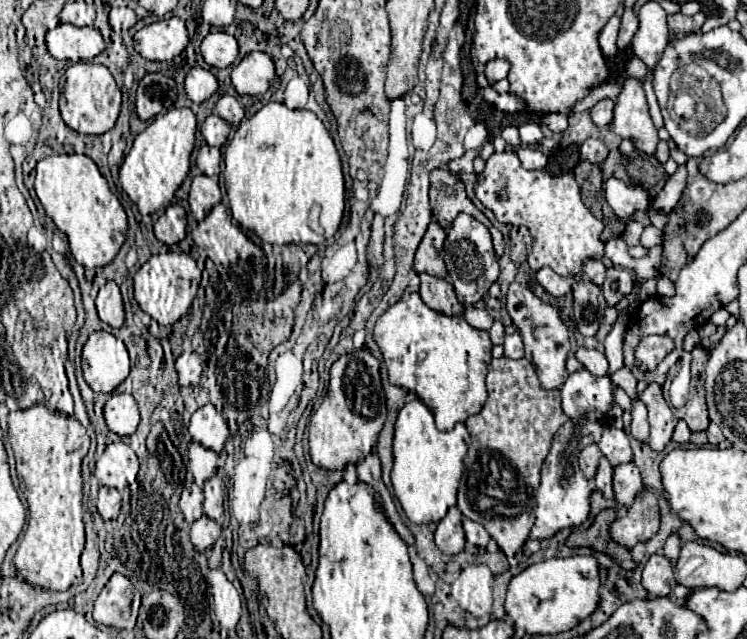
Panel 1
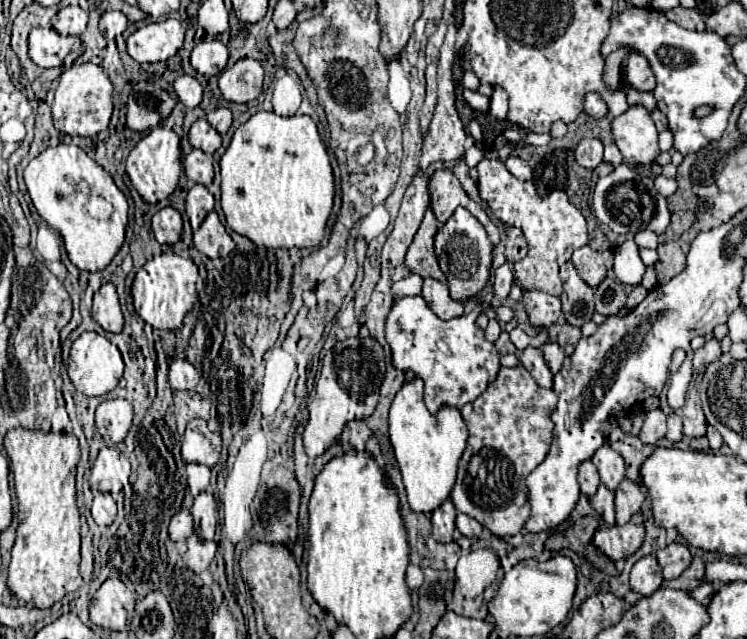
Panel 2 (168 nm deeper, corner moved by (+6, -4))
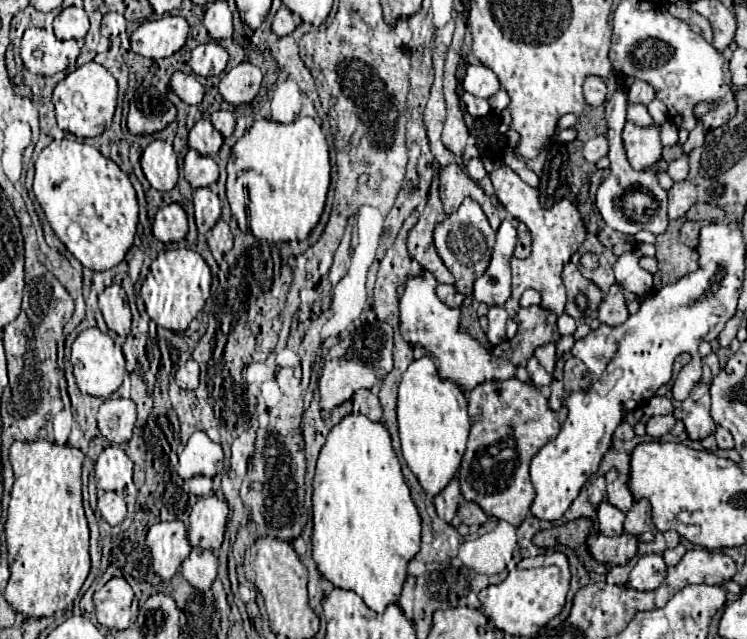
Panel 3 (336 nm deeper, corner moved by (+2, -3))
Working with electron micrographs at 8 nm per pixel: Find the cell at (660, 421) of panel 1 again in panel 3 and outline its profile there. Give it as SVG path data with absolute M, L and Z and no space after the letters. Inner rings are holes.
M652 416L646 424L646 434L652 438L660 438L672 430L674 422L676 422L674 416Z

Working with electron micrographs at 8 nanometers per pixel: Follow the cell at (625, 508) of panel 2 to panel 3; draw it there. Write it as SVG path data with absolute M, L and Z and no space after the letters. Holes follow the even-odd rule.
M646 498L634 500L632 508L626 514L624 530L630 534L636 534L640 540L652 540L654 528L652 528L652 506Z

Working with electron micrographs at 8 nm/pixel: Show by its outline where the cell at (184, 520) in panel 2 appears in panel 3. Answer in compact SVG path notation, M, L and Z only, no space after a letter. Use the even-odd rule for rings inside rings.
M182 520L154 524L146 536L146 544L152 554L152 566L162 578L174 576L192 548L188 542L188 526Z

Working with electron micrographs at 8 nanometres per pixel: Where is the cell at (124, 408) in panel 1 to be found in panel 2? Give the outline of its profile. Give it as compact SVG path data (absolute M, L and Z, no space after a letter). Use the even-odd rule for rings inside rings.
M106 399L96 409L96 429L108 445L118 445L132 425L132 405L126 399Z

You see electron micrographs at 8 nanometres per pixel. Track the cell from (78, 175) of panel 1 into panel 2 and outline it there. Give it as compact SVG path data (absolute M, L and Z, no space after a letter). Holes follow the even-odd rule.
M60 143L48 147L24 169L24 181L38 215L64 239L70 261L84 271L102 271L124 243L128 225L128 201L116 187L108 171L76 145ZM80 181L88 183L88 193L80 191Z

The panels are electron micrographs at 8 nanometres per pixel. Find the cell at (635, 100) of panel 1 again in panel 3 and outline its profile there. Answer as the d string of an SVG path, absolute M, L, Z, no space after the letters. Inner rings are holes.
M626 122L622 140L626 146L626 154L630 166L634 170L646 170L660 160L662 142L660 142L660 126L638 126L634 122Z

